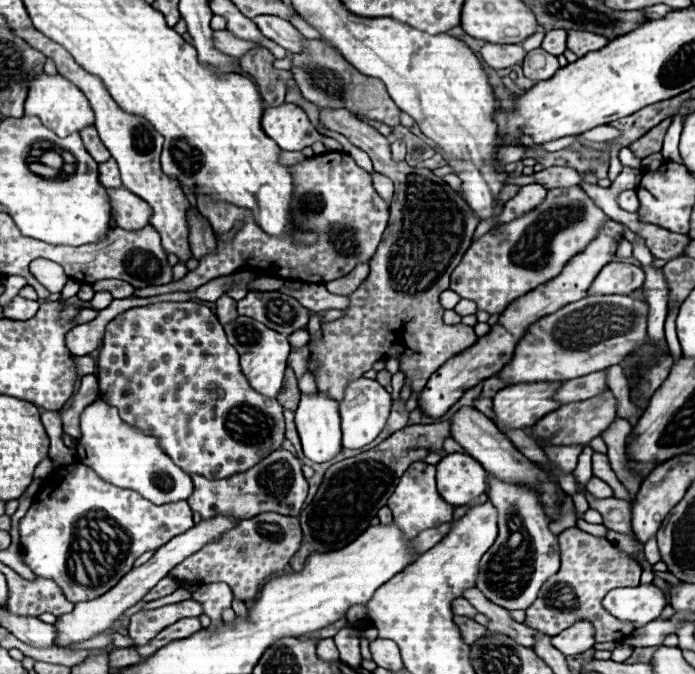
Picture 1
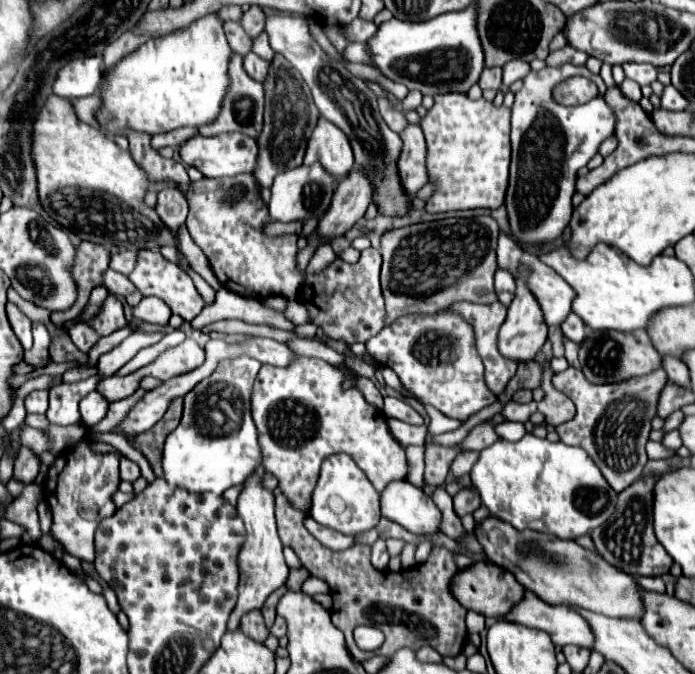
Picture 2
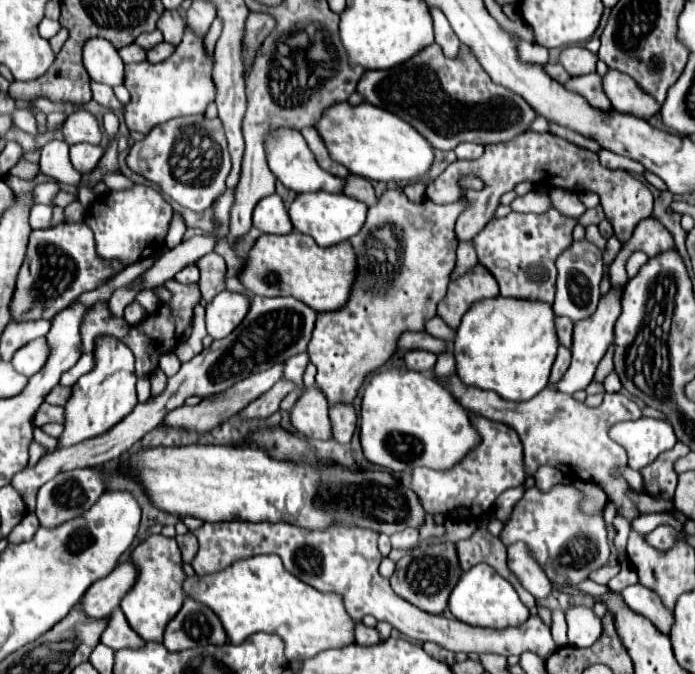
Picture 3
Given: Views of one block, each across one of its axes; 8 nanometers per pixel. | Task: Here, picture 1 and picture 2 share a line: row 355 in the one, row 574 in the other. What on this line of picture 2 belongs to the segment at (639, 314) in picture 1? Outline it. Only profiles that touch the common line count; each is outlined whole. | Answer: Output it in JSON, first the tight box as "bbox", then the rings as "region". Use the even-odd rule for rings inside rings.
{"bbox":[476,518,644,620],"region":[[[486,518],[476,526],[476,538],[486,556],[516,574],[516,580],[538,598],[552,606],[584,608],[612,618],[642,620],[644,602],[636,580],[624,570],[608,564],[600,554],[578,546],[574,540],[562,540],[536,530],[516,530],[498,518]]]}

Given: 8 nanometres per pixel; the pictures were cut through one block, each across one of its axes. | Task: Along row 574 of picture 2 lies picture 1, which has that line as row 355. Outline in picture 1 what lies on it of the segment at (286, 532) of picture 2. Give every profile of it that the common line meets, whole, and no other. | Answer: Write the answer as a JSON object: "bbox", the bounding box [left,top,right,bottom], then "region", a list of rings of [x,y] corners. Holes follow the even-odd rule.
{"bbox":[310,108,478,402],"region":[[[324,108],[320,110],[320,120],[326,128],[344,134],[354,146],[368,152],[374,170],[394,182],[394,196],[388,228],[370,260],[370,274],[348,296],[350,306],[342,310],[346,316],[322,324],[322,340],[310,340],[310,354],[320,362],[316,370],[318,390],[340,402],[346,386],[368,372],[374,362],[396,358],[406,384],[420,398],[418,394],[424,390],[430,374],[478,340],[472,326],[444,324],[444,308],[440,306],[440,294],[450,288],[450,274],[472,242],[478,226],[476,216],[472,216],[462,196],[428,168],[414,168],[392,160],[386,136],[360,122],[348,110]]]}

